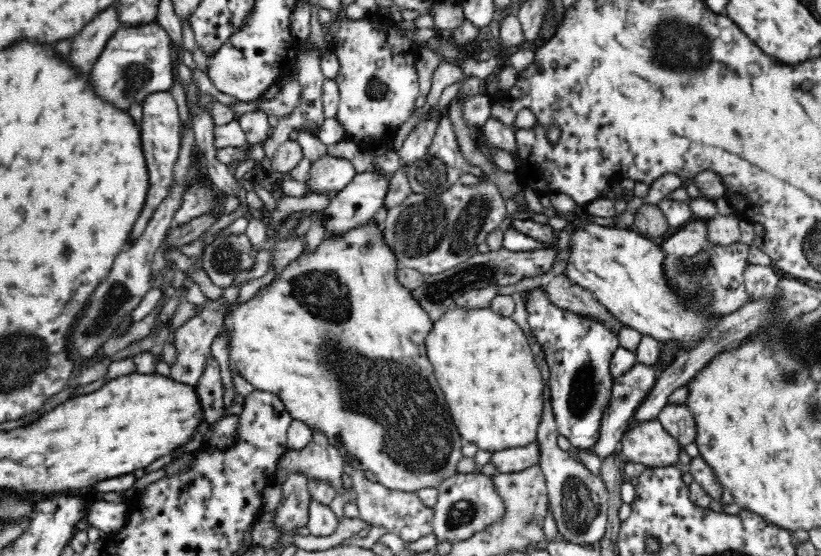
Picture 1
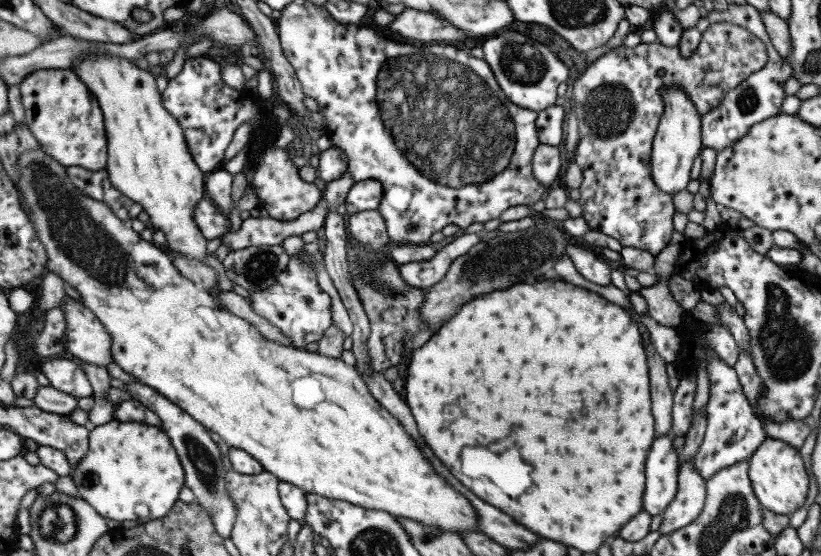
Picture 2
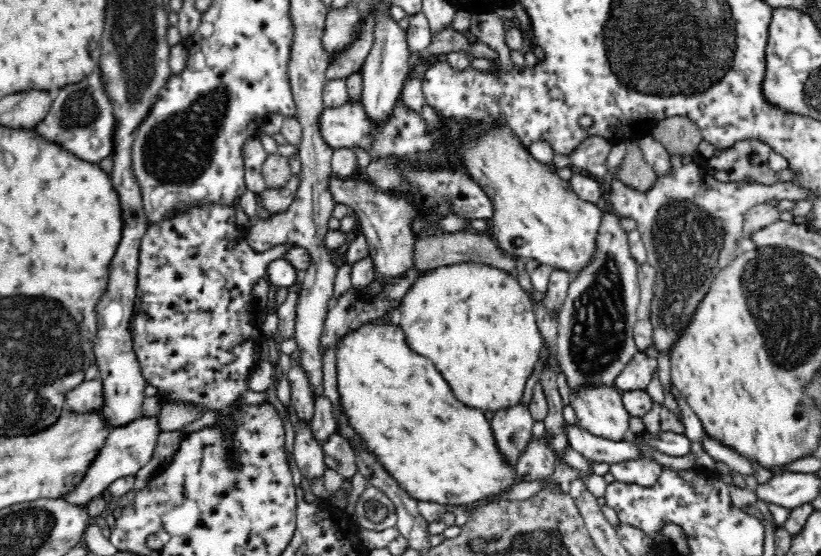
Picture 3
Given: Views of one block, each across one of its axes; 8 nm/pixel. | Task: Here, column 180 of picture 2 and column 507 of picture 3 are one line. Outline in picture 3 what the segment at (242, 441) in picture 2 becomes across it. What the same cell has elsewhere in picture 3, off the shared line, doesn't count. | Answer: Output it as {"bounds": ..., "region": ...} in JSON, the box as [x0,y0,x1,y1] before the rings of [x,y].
{"bounds":[396,263,545,412],"region":[[[463,263],[426,271],[418,281],[412,282],[396,313],[410,349],[430,358],[450,384],[454,396],[470,408],[496,412],[520,404],[534,364],[543,359],[545,344],[529,293],[520,287],[516,277],[482,263]]]}

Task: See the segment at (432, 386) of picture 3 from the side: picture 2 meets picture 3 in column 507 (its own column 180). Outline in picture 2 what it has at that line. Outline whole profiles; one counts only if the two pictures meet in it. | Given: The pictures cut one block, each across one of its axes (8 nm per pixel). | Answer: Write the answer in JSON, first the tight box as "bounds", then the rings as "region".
{"bounds":[71,419,185,525],"region":[[[112,419],[110,422],[106,422],[102,426],[93,427],[89,431],[88,452],[86,452],[86,456],[78,462],[78,466],[76,467],[77,468],[72,471],[71,479],[76,485],[76,490],[79,496],[94,508],[98,514],[102,515],[105,519],[112,519],[117,523],[117,525],[120,525],[124,520],[136,520],[137,522],[143,522],[145,519],[154,520],[166,516],[166,513],[170,511],[174,506],[174,503],[178,501],[179,492],[182,486],[185,485],[185,473],[182,463],[180,463],[180,457],[178,457],[178,453],[176,452],[176,449],[174,449],[174,445],[172,445],[170,437],[168,437],[168,434],[166,434],[163,427],[148,425],[146,423],[122,422],[118,419]]]}

